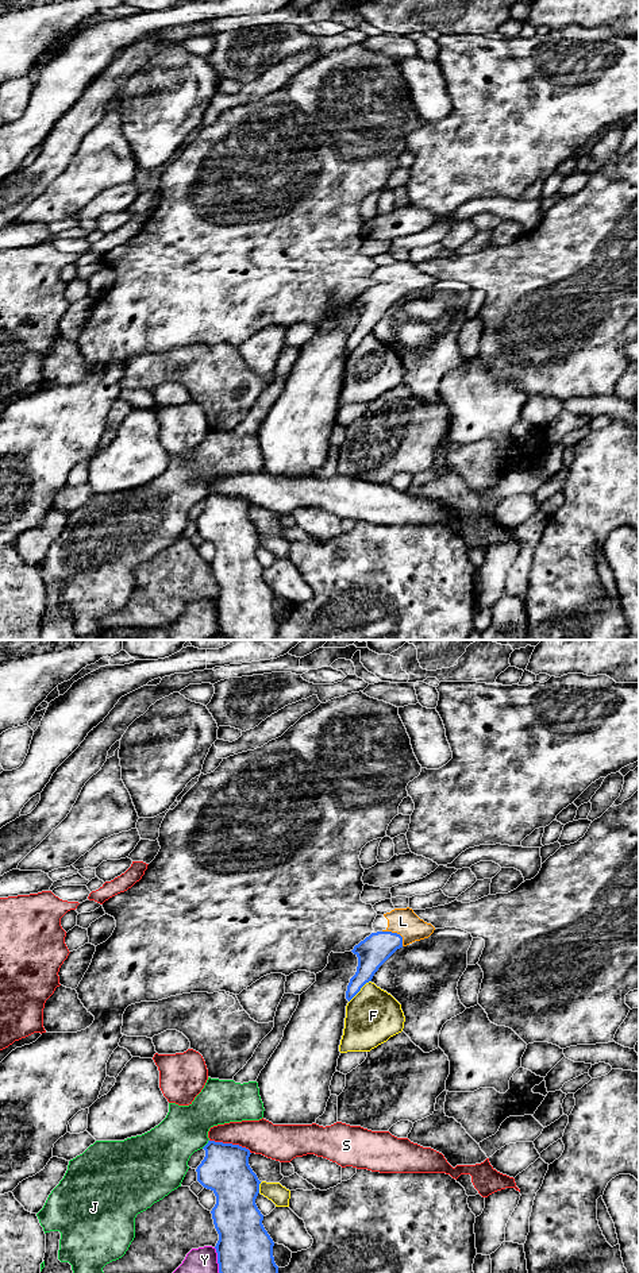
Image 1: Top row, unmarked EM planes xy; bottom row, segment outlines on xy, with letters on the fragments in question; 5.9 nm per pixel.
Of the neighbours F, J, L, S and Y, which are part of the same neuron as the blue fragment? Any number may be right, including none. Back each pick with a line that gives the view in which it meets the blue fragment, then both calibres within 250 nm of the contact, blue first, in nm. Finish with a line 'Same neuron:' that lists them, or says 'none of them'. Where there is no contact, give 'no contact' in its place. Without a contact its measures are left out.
L: meets blue in xy; 180 nm thick on the blue side, 160 nm on the other
Same neuron: L

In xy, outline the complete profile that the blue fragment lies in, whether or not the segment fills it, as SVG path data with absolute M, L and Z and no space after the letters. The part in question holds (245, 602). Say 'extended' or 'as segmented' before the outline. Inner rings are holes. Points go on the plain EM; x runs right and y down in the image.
as segmented; M215 493L203 501L205 509L196 524L197 533L216 548L211 566L219 586L220 630L227 640L273 640L278 618L255 556L261 533L249 517L250 502Z

